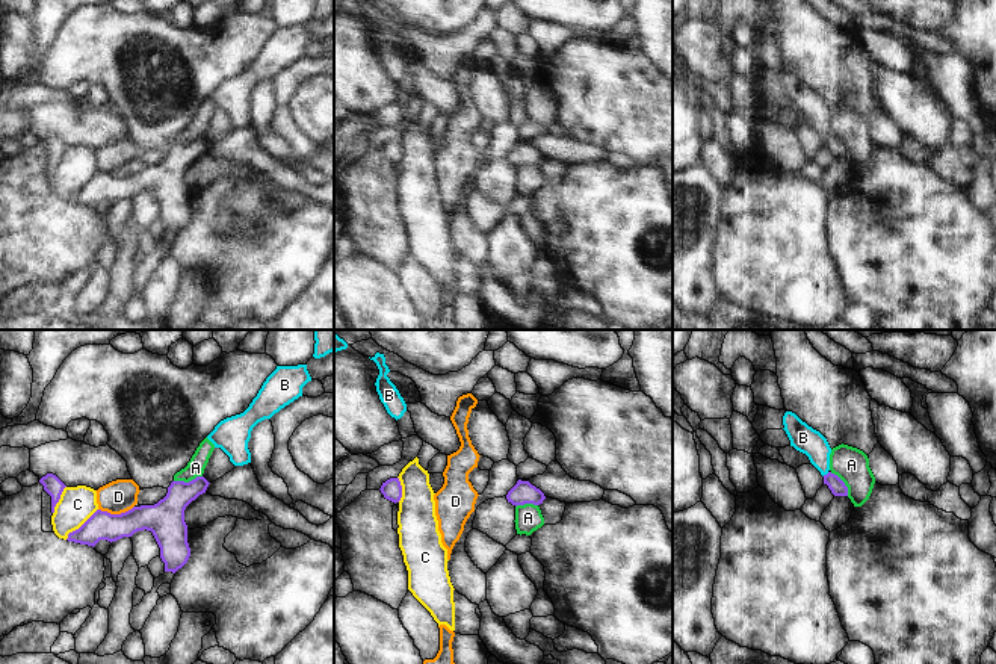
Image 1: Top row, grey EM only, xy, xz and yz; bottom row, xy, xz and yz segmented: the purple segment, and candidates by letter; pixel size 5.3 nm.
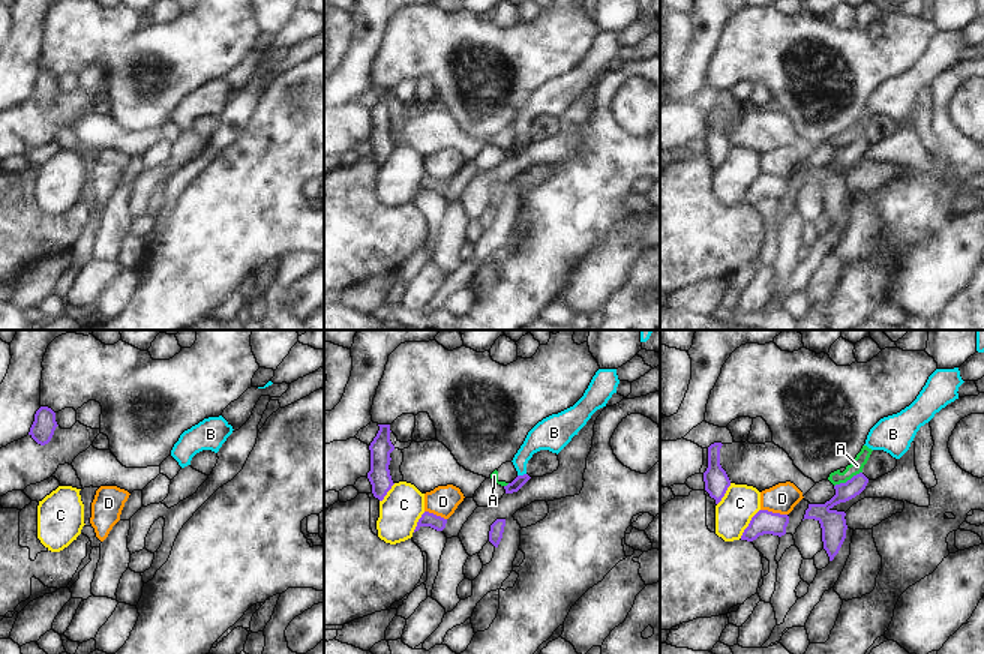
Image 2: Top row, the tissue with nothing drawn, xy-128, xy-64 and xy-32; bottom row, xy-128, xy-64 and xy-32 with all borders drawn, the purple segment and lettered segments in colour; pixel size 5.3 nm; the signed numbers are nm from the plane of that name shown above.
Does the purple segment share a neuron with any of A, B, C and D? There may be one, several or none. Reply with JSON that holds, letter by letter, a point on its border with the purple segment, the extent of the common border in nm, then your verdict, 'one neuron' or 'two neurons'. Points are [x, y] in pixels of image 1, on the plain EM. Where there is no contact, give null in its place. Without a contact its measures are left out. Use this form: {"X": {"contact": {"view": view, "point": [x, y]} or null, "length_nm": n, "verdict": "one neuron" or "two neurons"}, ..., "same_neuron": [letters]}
{"A": {"contact": {"view": "xy", "point": [189, 142]}, "length_nm": 160, "verdict": "two neurons"}, "B": {"contact": {"view": "yz", "point": [827, 135]}, "length_nm": 40, "verdict": "one neuron"}, "C": {"contact": {"view": "xy", "point": [82, 186]}, "length_nm": 240, "verdict": "two neurons"}, "D": {"contact": {"view": "xy", "point": [115, 176]}, "length_nm": 190, "verdict": "two neurons"}, "same_neuron": ["B"]}

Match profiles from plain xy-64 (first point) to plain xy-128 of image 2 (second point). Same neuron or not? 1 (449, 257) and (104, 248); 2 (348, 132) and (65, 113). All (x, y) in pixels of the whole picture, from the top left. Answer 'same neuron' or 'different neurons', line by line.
1: same neuron
2: same neuron

